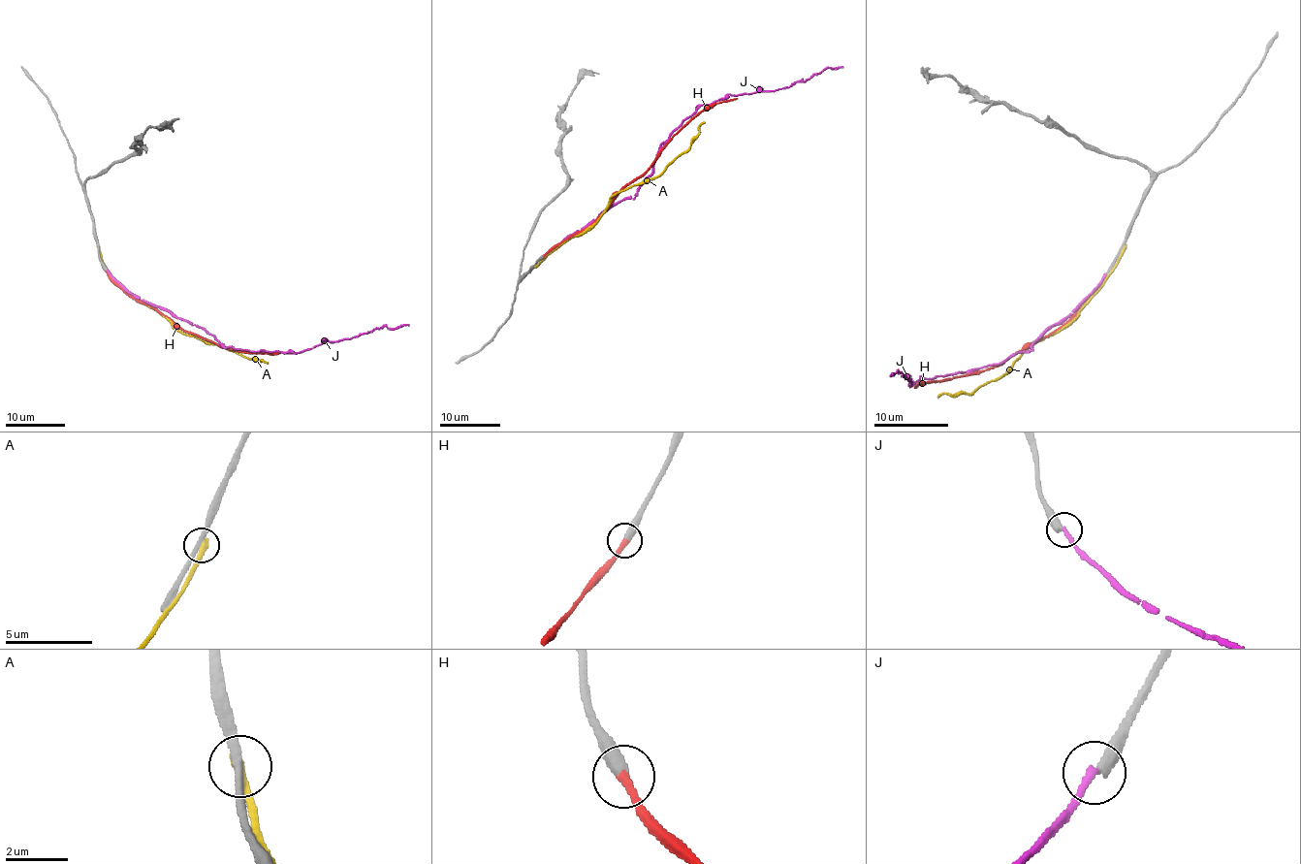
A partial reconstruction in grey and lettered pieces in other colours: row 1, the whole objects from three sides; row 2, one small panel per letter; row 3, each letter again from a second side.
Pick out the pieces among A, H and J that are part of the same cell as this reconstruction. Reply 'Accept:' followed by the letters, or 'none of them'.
Accept: H

